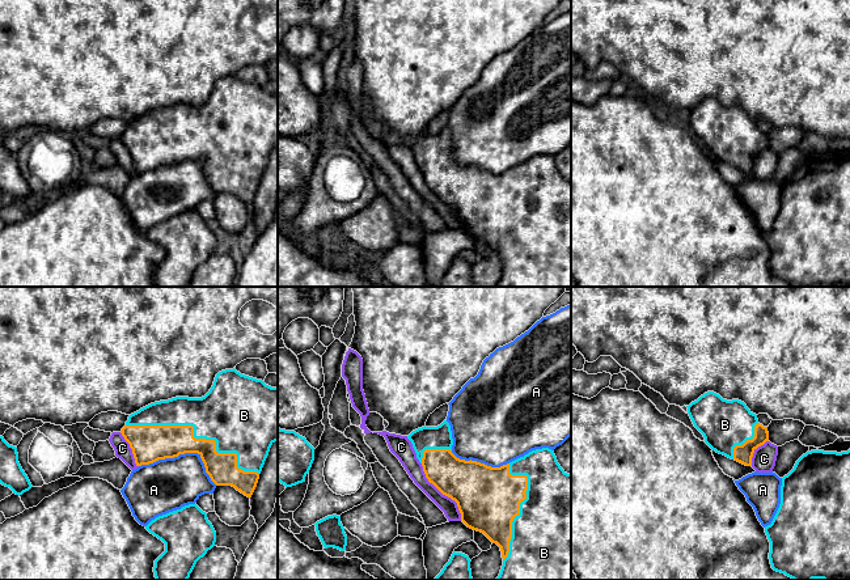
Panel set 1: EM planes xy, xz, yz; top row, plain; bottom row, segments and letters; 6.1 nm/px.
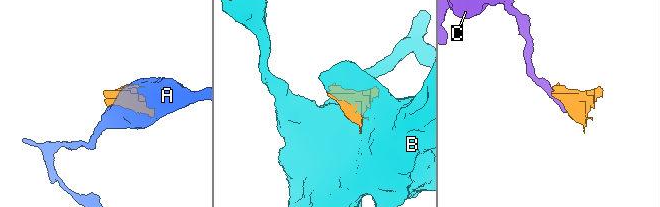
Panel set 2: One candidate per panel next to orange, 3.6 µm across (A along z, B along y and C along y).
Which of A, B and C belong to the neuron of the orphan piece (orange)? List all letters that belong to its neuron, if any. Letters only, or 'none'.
B

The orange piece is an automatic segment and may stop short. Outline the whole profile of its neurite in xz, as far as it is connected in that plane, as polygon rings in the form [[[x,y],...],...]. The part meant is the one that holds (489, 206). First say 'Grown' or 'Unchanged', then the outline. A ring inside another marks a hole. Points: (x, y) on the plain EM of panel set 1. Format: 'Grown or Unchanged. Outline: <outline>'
Grown. Outline: [[[447,127],[437,134],[422,134],[413,137],[407,145],[411,148],[416,165],[423,173],[423,178],[430,190],[432,190],[443,202],[457,209],[461,220],[461,228],[470,236],[483,240],[492,250],[500,254],[503,272],[496,287],[571,287],[571,181],[567,181],[557,168],[554,157],[549,154],[536,156],[500,174],[491,174],[477,168],[465,168],[452,160],[452,137]]]

